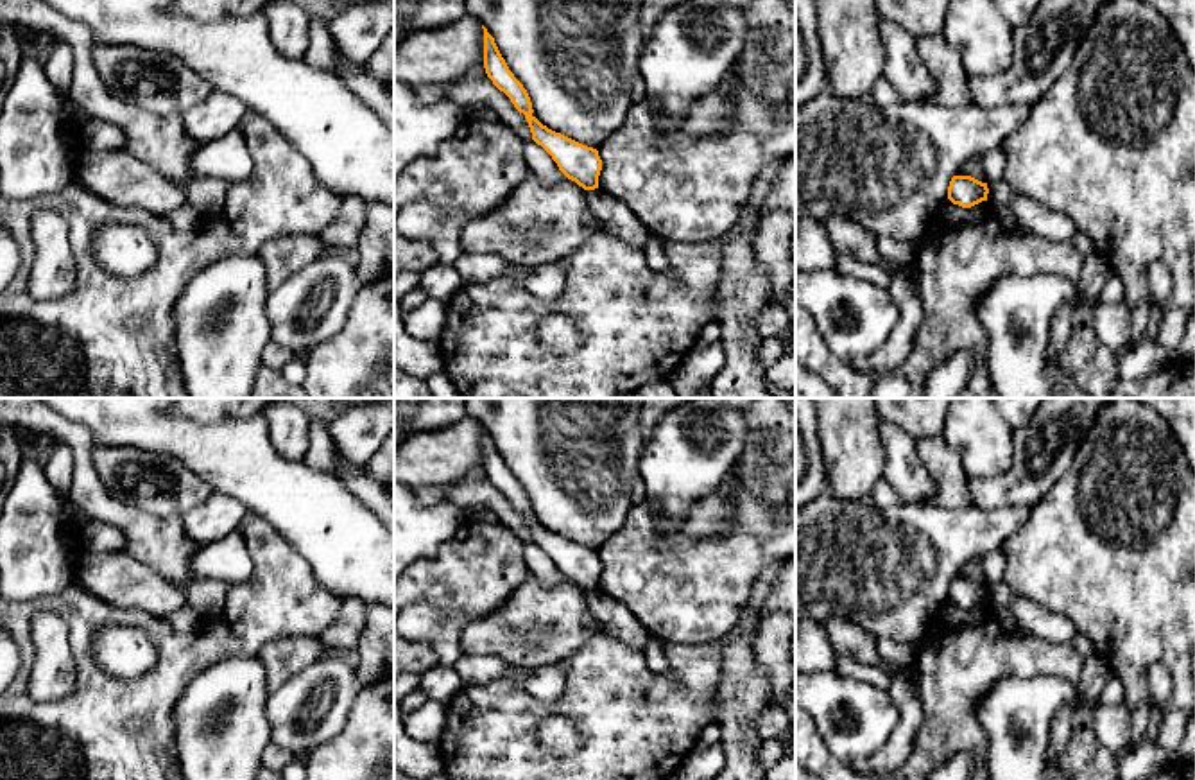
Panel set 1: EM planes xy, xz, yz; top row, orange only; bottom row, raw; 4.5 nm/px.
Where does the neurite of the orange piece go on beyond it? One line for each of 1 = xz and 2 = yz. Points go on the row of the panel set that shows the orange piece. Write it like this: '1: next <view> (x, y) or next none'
1: next none
2: next none

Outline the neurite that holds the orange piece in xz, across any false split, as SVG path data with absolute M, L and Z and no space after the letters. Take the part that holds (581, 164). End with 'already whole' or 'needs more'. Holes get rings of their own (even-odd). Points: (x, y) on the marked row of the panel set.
M484 25L482 29L486 74L493 81L493 84L511 99L514 108L525 115L532 133L532 140L552 156L559 170L568 179L575 181L584 190L598 188L598 176L602 170L598 151L548 129L532 115L534 109L527 90L509 70L494 43L494 38Z | already whole

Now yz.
M953 176L948 186L948 199L962 208L971 208L982 201L987 201L987 183L982 183L971 176Z | already whole

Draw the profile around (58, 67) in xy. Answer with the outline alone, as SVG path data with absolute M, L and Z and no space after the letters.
M59 39L43 61L47 79L61 91L68 95L72 74L73 74L73 54L72 47Z

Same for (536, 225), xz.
M529 172L496 210L466 222L460 253L496 253L518 267L543 265L579 249L598 224L575 181L546 186Z

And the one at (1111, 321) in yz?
M1093 303L1093 332L1113 353L1131 339L1132 312L1125 303Z

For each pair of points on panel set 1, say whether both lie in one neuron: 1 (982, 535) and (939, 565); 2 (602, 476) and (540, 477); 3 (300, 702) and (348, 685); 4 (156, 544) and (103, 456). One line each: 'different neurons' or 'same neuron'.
1: same neuron
2: same neuron
3: same neuron
4: different neurons

